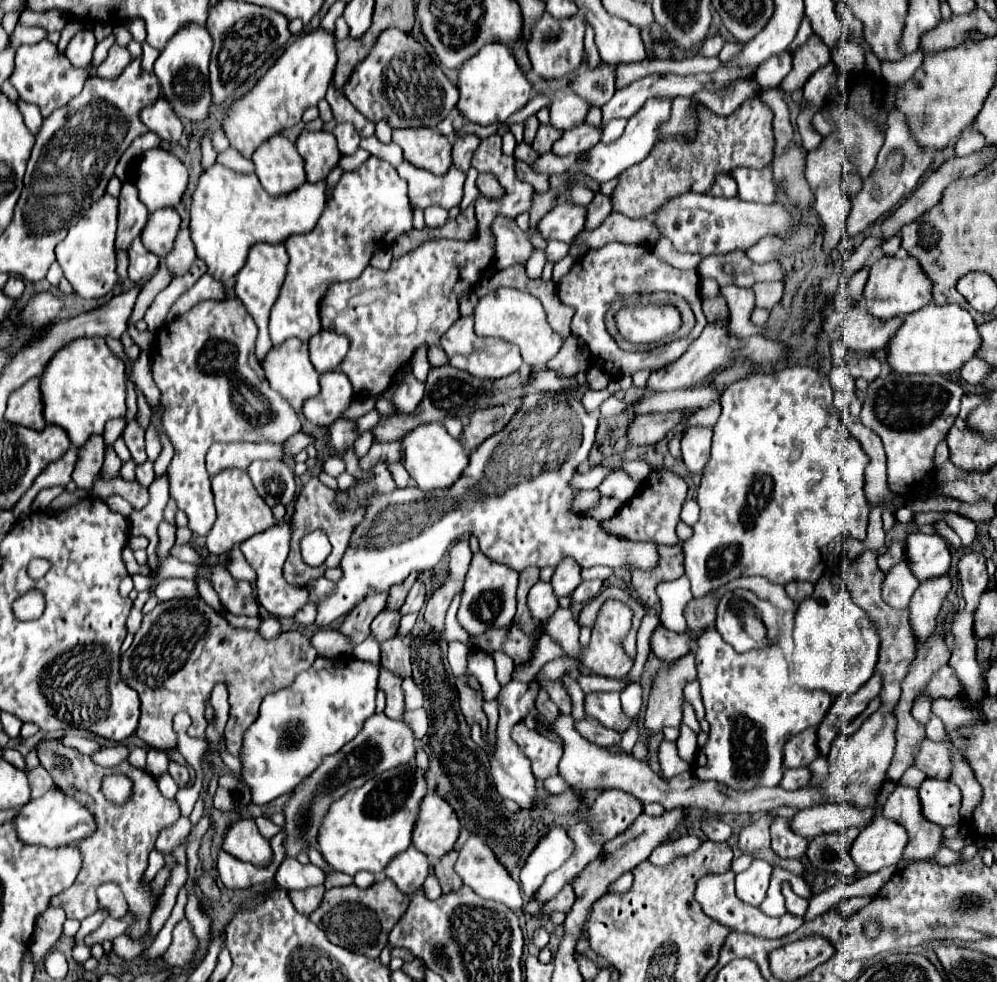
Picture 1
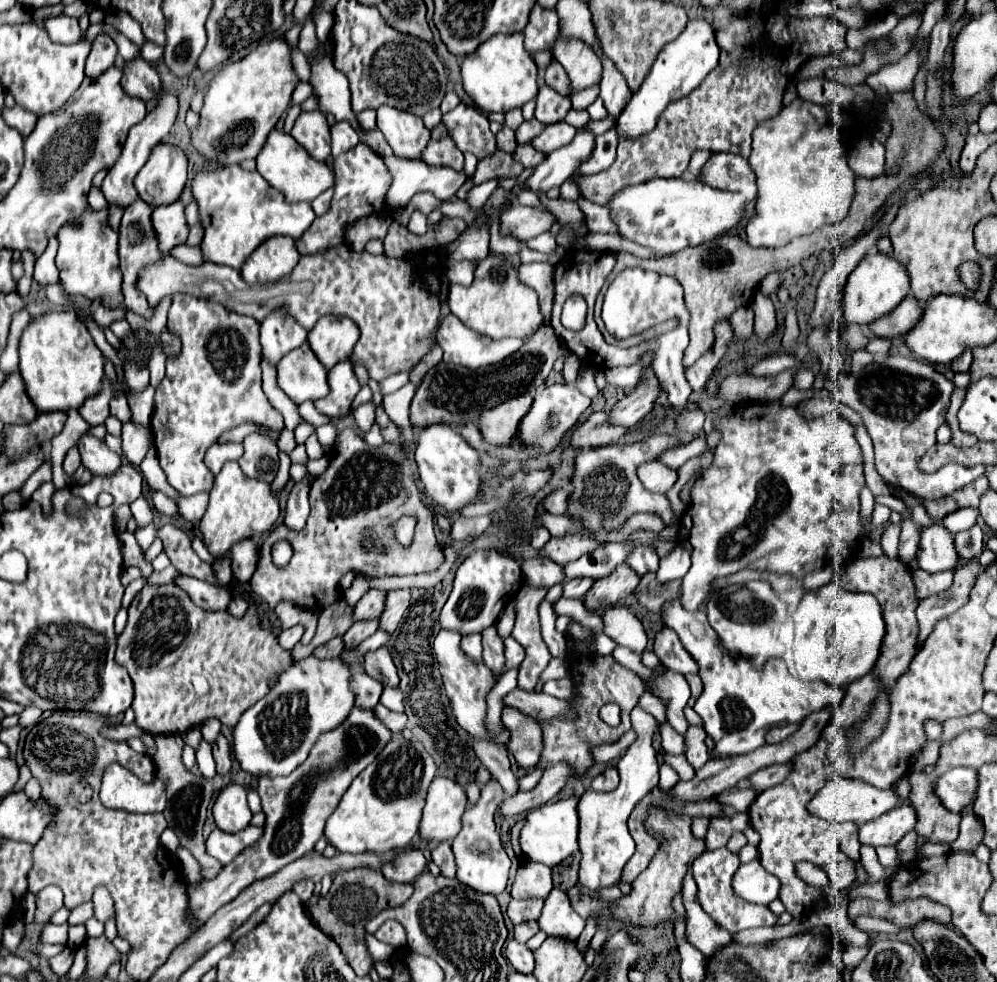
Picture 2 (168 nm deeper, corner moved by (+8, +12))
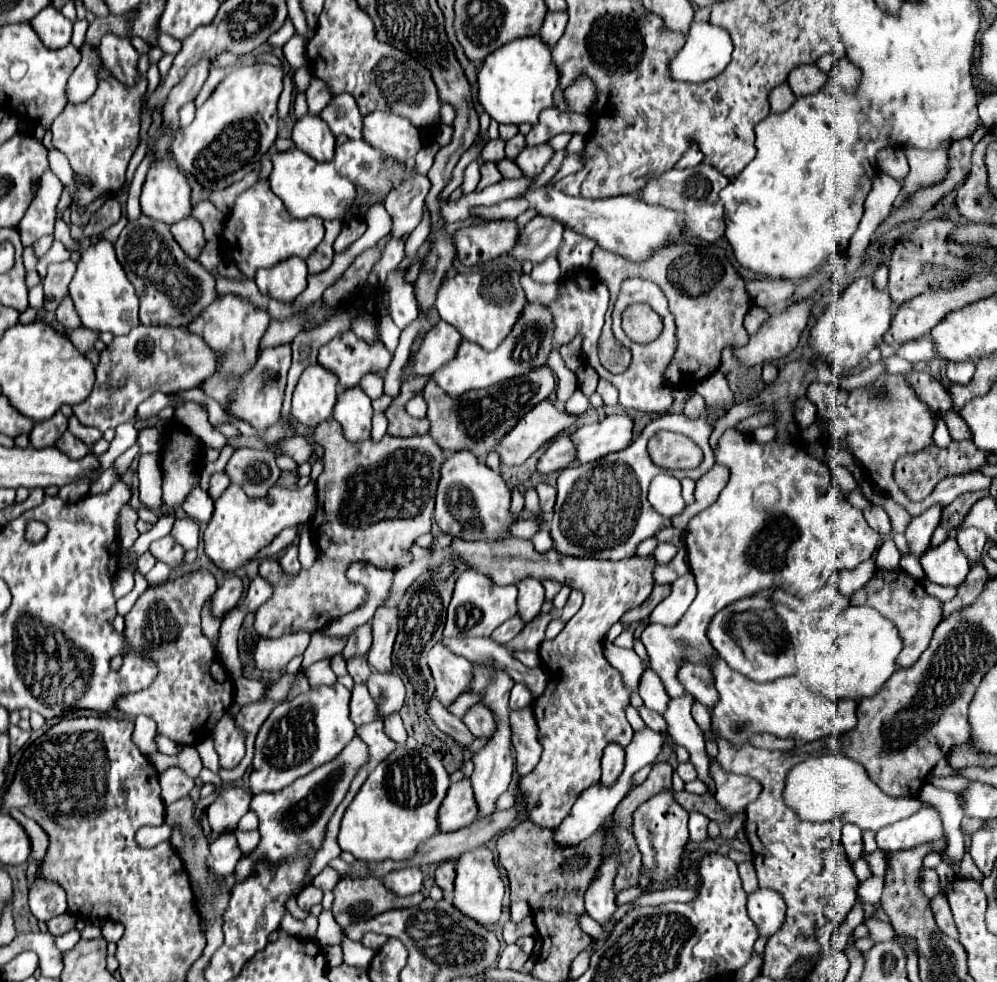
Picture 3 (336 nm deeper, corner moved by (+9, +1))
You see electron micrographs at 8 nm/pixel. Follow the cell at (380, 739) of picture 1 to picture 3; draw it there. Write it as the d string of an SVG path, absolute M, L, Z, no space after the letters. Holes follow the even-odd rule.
M354 738L340 752L338 758L330 760L330 764L326 764L322 768L314 768L314 772L298 778L294 784L286 786L284 790L280 790L276 794L254 796L250 802L250 810L256 812L256 816L260 820L258 830L260 830L262 840L250 858L244 858L238 862L236 882L250 876L250 872L254 870L254 864L258 864L258 860L262 860L262 858L278 862L278 860L286 860L290 856L298 856L298 852L306 852L304 842L318 846L318 840L322 840L322 834L326 832L326 824L328 824L330 816L334 814L336 806L346 796L352 778L356 776L358 768L364 762L368 762L368 748L366 748L366 744L362 744L362 740Z

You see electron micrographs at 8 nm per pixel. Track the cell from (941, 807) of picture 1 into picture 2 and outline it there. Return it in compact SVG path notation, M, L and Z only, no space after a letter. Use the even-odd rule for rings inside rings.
M951 769L935 783L935 795L951 813L959 813L969 801L975 799L975 773L973 769Z

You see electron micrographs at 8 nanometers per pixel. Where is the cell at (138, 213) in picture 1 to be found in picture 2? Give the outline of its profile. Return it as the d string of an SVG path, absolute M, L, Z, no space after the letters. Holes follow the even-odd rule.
M163 93L163 97L157 101L155 109L139 125L131 127L131 131L127 135L127 141L123 145L121 157L109 169L109 173L107 173L107 177L103 179L103 185L101 185L101 191L103 191L103 195L105 195L105 199L107 199L109 205L117 205L117 207L125 209L125 207L129 207L139 197L137 191L135 191L135 187L133 187L133 179L141 171L141 167L145 165L145 161L149 157L149 149L155 147L169 133L175 117L177 117L177 99L171 97L171 95L167 95L167 93Z

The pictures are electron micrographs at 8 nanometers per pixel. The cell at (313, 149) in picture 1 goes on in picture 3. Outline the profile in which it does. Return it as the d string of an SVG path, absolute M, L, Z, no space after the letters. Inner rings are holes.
M304 114L292 132L292 142L298 150L312 156L316 162L330 162L334 158L336 138L320 116Z

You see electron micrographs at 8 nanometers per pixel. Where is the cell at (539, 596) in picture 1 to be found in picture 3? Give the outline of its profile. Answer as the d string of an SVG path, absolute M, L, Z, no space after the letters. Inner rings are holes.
M516 684L516 686L512 688L512 696L510 696L510 708L512 708L512 710L526 708L526 706L530 706L530 704L532 704L532 700L534 700L532 692L530 692L530 690L528 690L524 684Z

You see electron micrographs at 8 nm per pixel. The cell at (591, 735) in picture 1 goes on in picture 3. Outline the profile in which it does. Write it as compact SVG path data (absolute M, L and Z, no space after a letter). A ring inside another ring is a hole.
M474 704L464 716L462 722L472 732L474 738L490 738L494 734L492 712L484 704Z

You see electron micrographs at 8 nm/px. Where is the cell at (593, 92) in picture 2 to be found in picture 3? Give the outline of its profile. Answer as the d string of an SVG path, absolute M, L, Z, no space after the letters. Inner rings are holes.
M574 134L565 148L567 156L573 153L581 152L586 143L586 136L581 134Z

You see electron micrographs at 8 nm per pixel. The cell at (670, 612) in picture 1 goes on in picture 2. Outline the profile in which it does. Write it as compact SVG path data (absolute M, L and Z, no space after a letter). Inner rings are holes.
M675 545L673 551L669 551L659 561L659 569L655 571L659 583L667 583L673 579L681 579L689 571L689 551L681 545Z

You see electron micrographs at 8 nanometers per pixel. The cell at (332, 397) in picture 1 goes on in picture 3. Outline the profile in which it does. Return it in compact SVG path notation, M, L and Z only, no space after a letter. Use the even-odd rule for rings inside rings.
M348 388L346 392L338 394L338 402L334 406L334 418L340 422L344 436L348 442L362 442L370 440L372 430L372 404L364 390Z

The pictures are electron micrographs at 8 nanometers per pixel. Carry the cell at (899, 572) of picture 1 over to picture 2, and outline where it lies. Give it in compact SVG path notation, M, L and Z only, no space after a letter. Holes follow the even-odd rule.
M903 521L903 531L899 537L899 561L903 565L909 565L909 561L915 557L917 553L917 543L919 543L919 525L913 521Z

